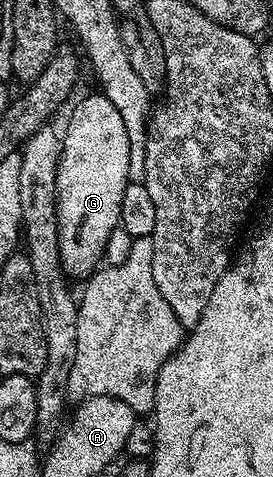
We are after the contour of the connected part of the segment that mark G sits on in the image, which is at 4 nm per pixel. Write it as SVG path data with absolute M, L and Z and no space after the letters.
M102 92L84 98L72 110L68 127L62 130L58 184L56 185L56 207L58 208L58 244L62 268L69 279L84 280L101 265L100 257L120 225L122 194L130 182L130 136L126 136L126 124L122 124L122 112L110 104Z

